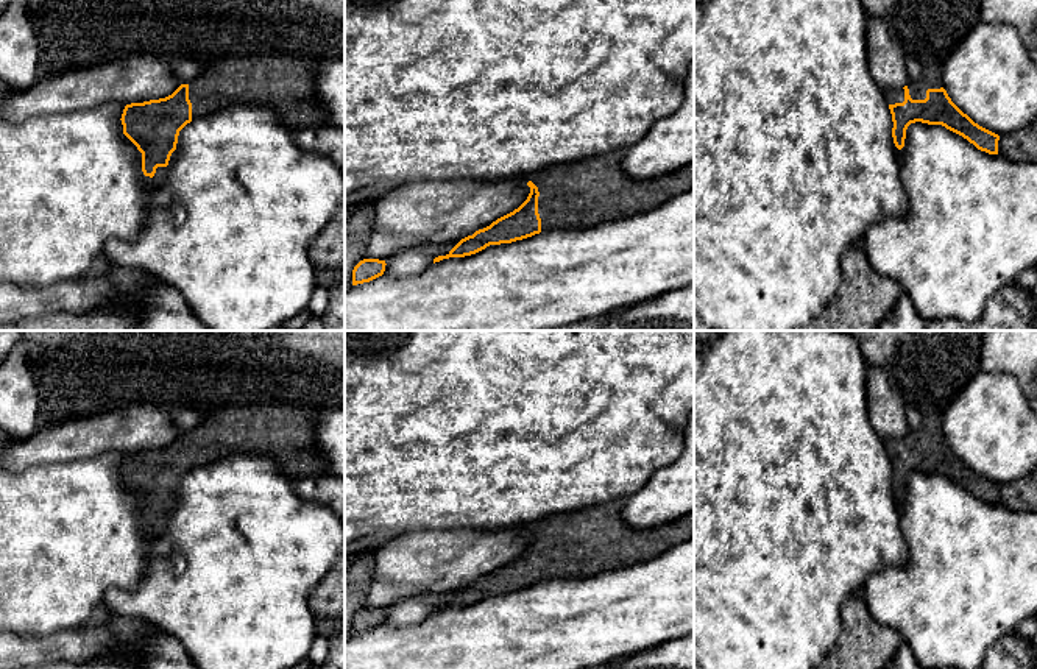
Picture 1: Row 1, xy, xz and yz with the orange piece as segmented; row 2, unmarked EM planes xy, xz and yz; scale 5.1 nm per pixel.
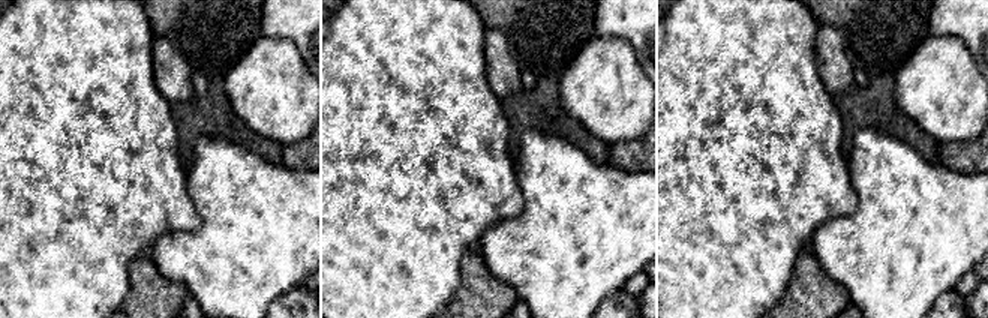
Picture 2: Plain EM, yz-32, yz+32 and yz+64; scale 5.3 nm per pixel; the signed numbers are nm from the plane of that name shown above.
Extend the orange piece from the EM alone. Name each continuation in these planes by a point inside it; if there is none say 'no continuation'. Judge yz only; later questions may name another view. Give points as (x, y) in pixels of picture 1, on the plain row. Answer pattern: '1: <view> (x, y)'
1: yz (931, 428)

